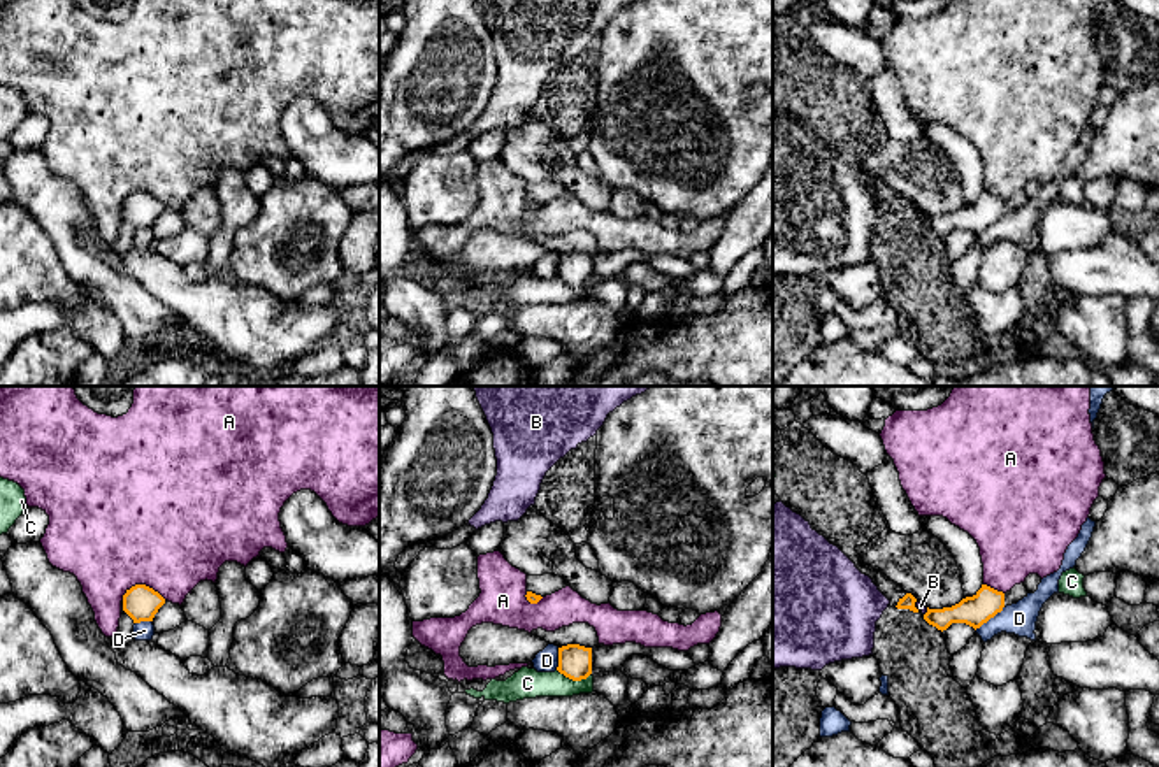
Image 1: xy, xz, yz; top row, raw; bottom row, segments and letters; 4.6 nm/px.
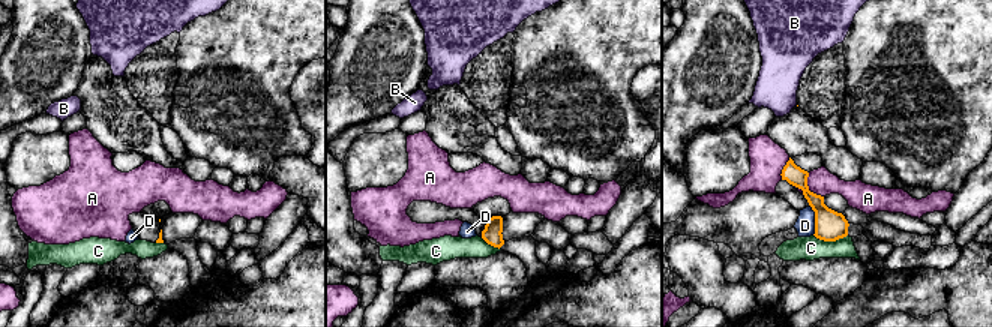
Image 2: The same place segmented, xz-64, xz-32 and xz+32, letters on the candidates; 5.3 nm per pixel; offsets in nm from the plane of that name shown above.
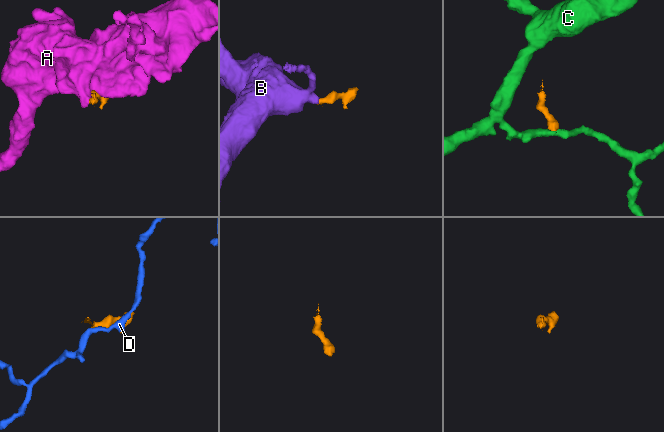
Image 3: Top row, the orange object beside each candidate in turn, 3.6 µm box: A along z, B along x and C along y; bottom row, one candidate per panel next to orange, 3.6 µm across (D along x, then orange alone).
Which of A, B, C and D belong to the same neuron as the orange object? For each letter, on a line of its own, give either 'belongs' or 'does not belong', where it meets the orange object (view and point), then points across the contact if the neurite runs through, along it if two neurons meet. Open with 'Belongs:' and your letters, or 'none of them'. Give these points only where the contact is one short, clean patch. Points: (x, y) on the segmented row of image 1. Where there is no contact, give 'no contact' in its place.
Belongs: B
A: does not belong | xy (144, 585) | along xy (122, 595), (136, 585), (148, 585), (165, 599)
B: belongs | yz (928, 611) | across yz (975, 611), (928, 611), (921, 606)
C: does not belong | xz (575, 680) | along xz (557, 669), (573, 680), (585, 680), (590, 674)
D: does not belong | yz (989, 618)

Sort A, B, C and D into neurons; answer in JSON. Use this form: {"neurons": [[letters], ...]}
{"neurons": [["A"], ["B"], ["C"], ["D"]]}

